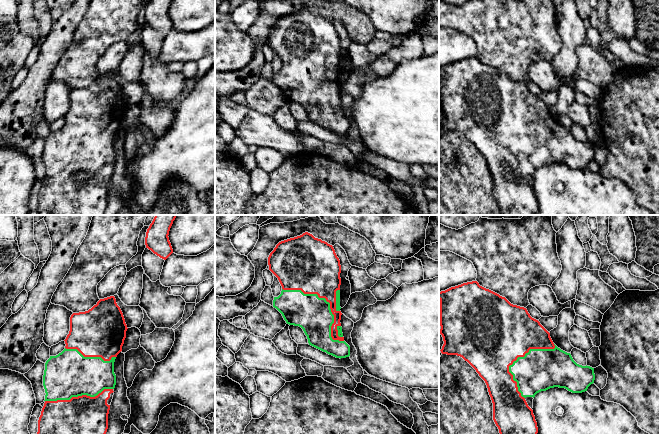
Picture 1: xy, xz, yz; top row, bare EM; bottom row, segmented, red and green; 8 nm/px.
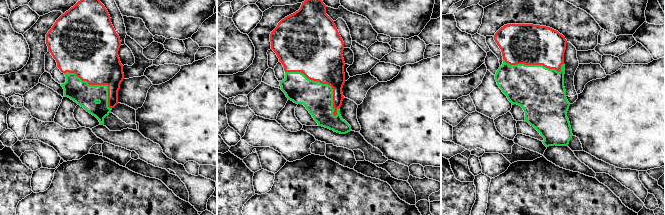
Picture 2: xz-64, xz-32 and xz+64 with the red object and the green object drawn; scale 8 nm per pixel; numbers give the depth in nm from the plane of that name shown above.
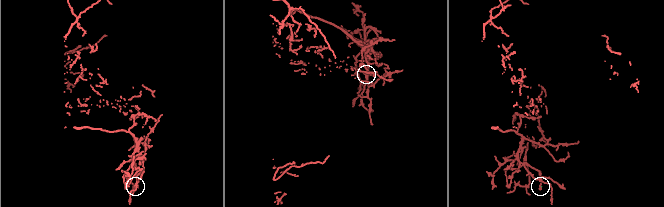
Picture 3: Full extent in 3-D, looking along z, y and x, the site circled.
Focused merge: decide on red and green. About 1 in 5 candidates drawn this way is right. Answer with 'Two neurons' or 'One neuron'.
One neuron

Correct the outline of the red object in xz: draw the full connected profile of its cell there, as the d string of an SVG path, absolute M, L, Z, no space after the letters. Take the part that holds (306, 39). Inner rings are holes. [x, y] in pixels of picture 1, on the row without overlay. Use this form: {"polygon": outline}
{"polygon": "M305 8L300 12L290 14L284 17L279 18L274 26L270 29L268 33L269 46L278 54L282 67L278 73L274 73L273 83L276 84L283 92L284 96L289 101L299 102L303 105L305 111L307 112L309 121L326 128L329 131L332 131L336 134L346 134L350 132L350 122L344 117L342 103L341 103L341 83L340 83L340 61L341 61L341 41L340 36L337 33L335 26L332 21L328 20L321 15L315 14L312 10Z"}

